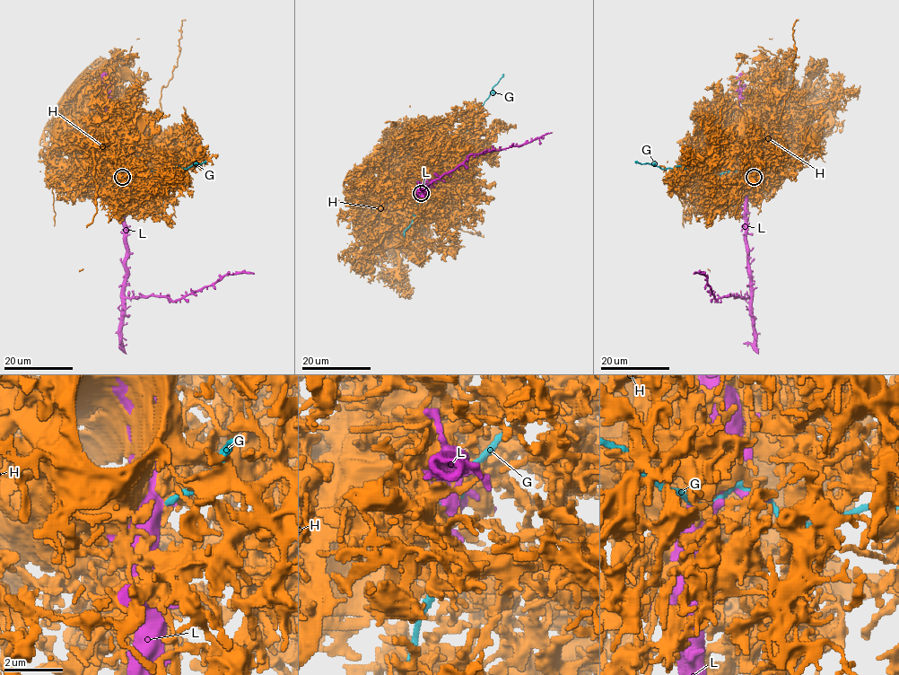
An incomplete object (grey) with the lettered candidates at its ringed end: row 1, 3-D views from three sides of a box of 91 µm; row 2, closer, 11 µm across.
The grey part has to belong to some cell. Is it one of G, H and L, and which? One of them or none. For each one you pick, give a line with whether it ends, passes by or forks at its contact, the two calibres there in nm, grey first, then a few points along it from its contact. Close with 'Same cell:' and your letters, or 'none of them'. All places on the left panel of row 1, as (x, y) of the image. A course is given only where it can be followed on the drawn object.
Same cell: none of them

